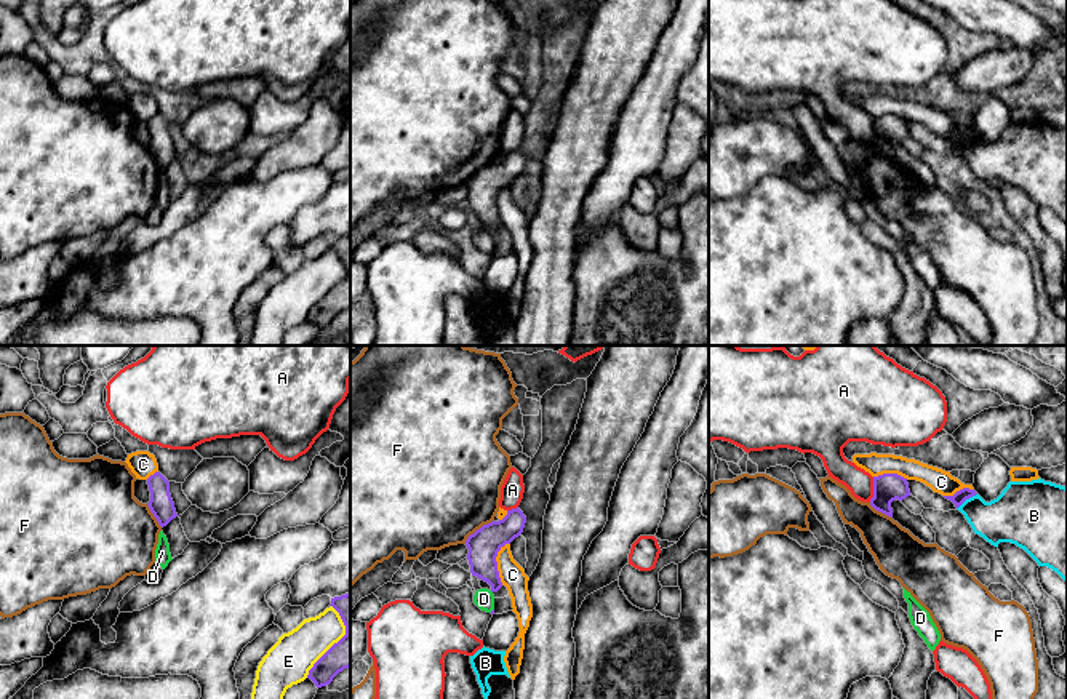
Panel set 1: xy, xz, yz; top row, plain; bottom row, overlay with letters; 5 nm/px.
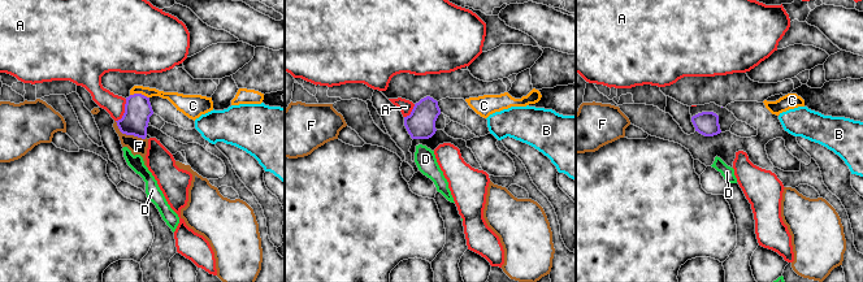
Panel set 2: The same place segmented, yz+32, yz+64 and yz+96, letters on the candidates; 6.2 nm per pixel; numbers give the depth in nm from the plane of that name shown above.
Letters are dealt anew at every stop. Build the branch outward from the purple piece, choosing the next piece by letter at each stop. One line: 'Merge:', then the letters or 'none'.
Merge: none

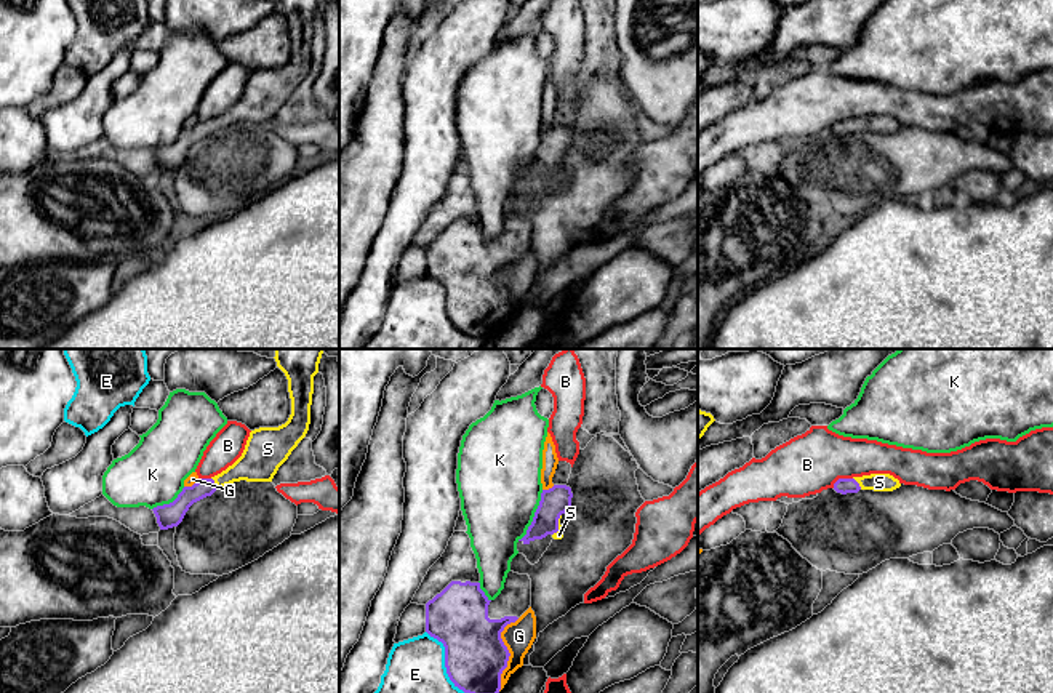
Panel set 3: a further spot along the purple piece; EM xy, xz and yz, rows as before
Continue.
Merge: S

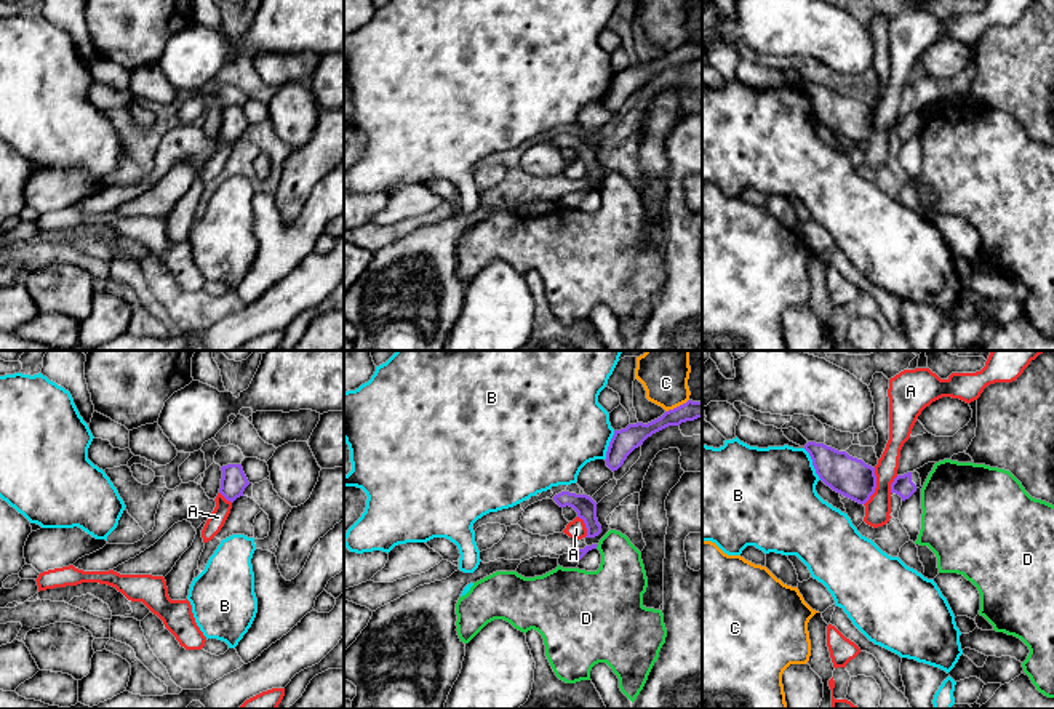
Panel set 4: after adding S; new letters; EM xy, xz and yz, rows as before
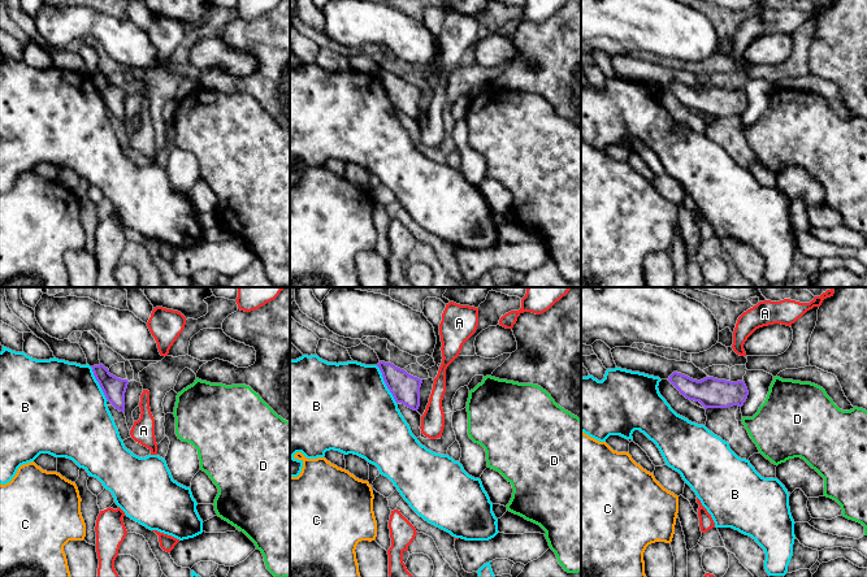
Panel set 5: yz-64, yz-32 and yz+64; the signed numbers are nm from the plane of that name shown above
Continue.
Merge: none

